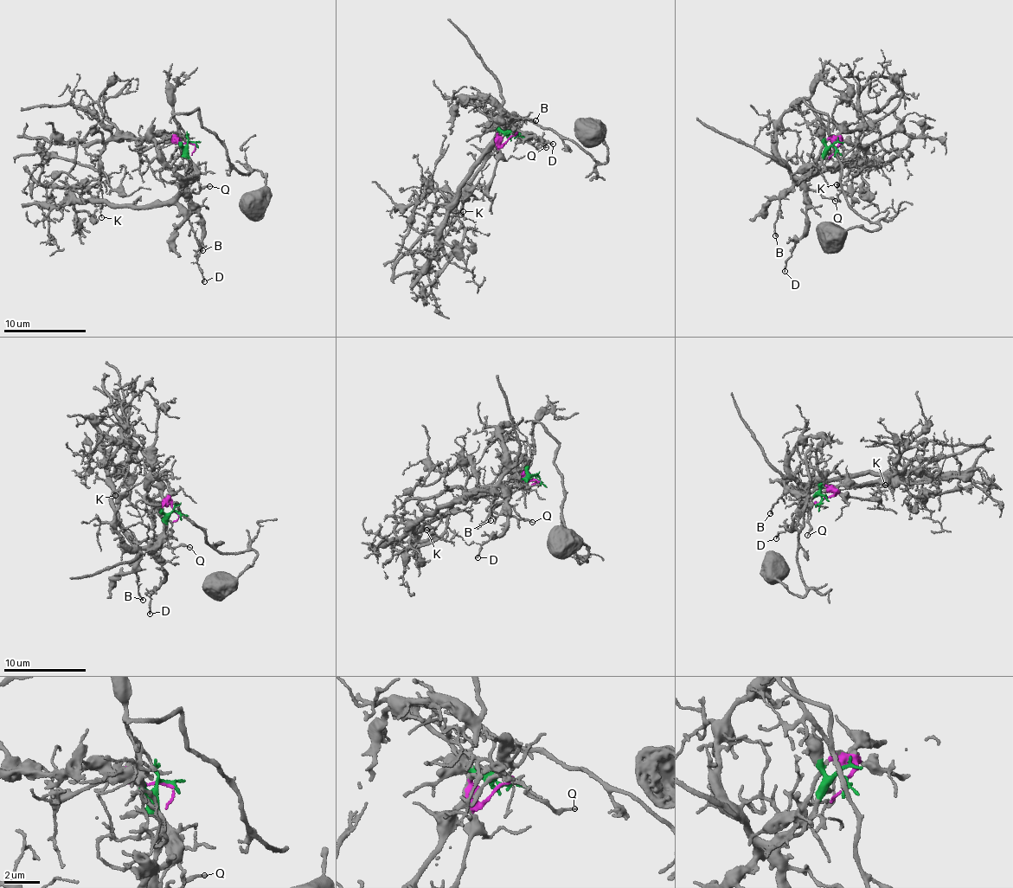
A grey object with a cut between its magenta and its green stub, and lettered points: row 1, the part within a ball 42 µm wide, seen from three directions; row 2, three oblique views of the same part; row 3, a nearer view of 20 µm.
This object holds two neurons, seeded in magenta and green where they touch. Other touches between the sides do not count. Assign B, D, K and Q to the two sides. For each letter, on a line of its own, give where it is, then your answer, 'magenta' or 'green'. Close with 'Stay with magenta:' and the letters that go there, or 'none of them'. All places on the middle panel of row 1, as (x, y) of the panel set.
B: place (535, 120); green
D: place (553, 144); green
K: place (463, 211); magenta
Q: place (546, 147); green
Stay with magenta: K

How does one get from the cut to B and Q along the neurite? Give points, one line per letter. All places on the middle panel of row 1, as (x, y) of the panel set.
B: (515, 135), (507, 132), (515, 131), (502, 126), (506, 121), (514, 118), (535, 121)
Q: (515, 135), (507, 132), (513, 131), (529, 144), (546, 147)

